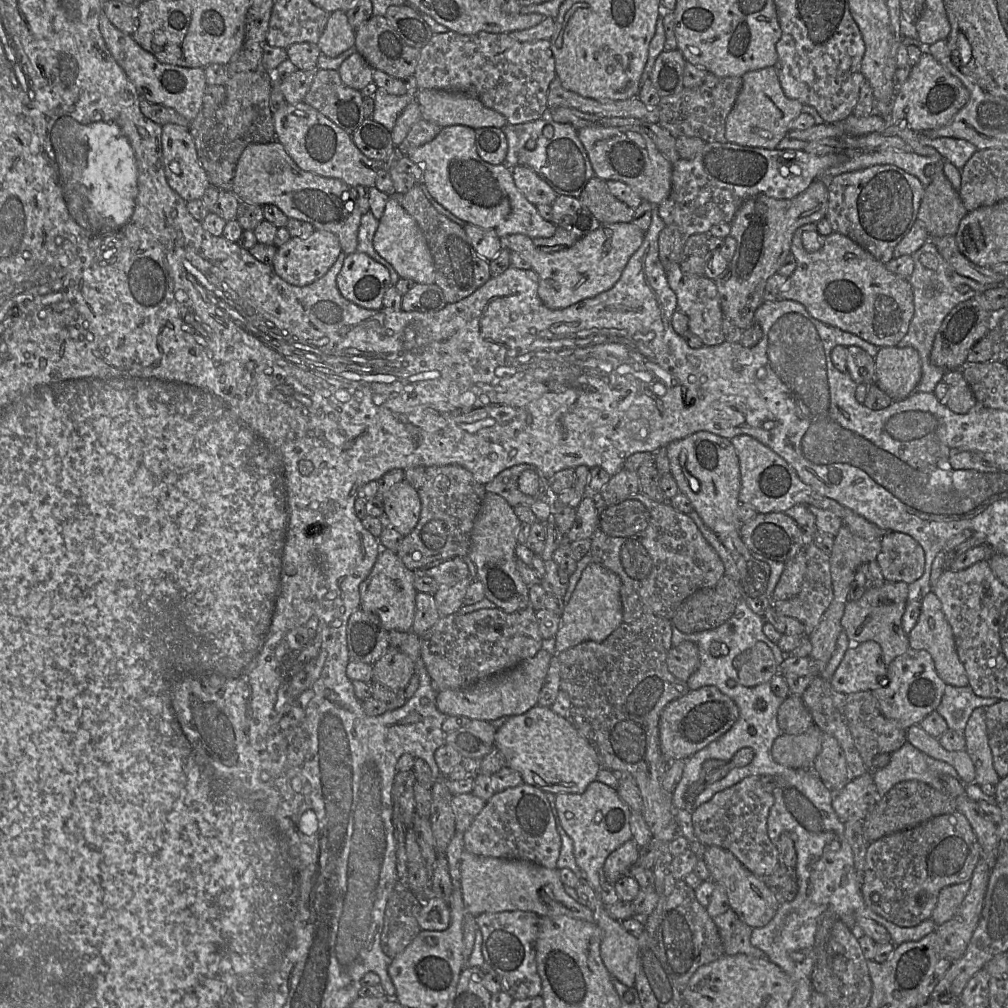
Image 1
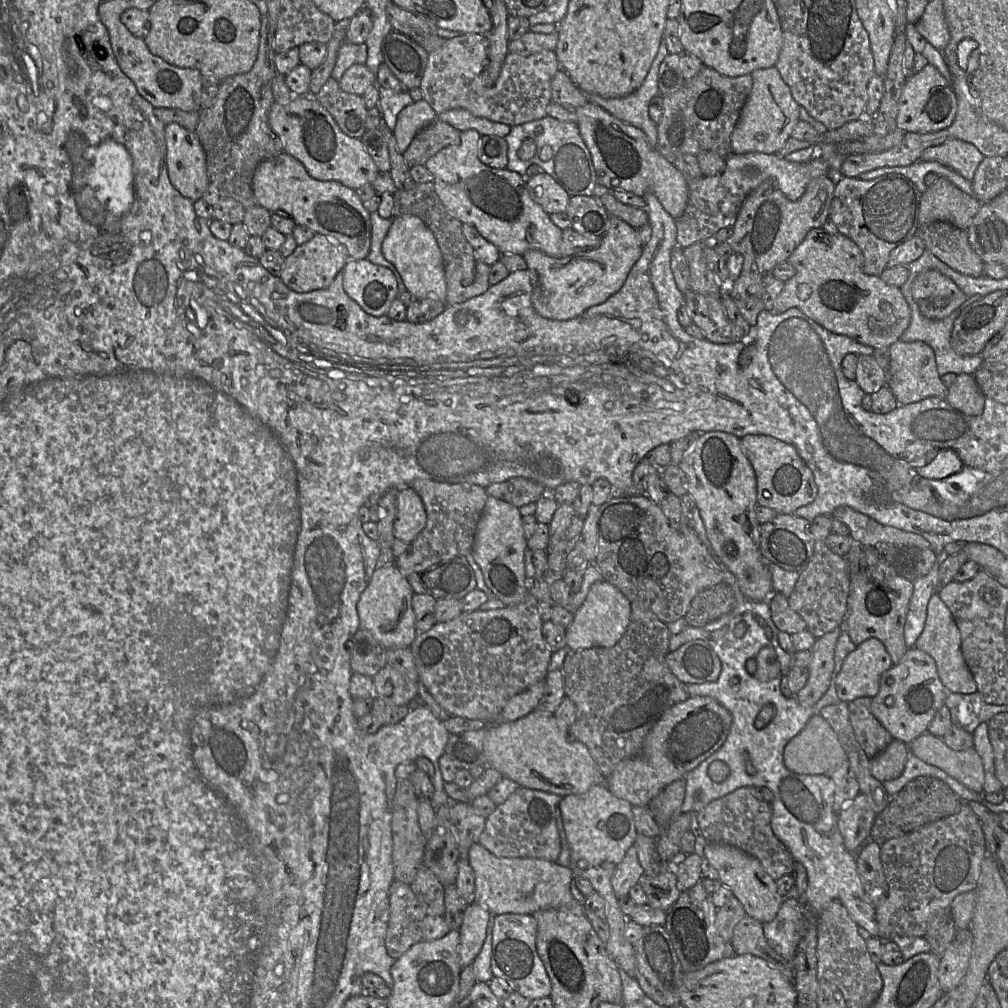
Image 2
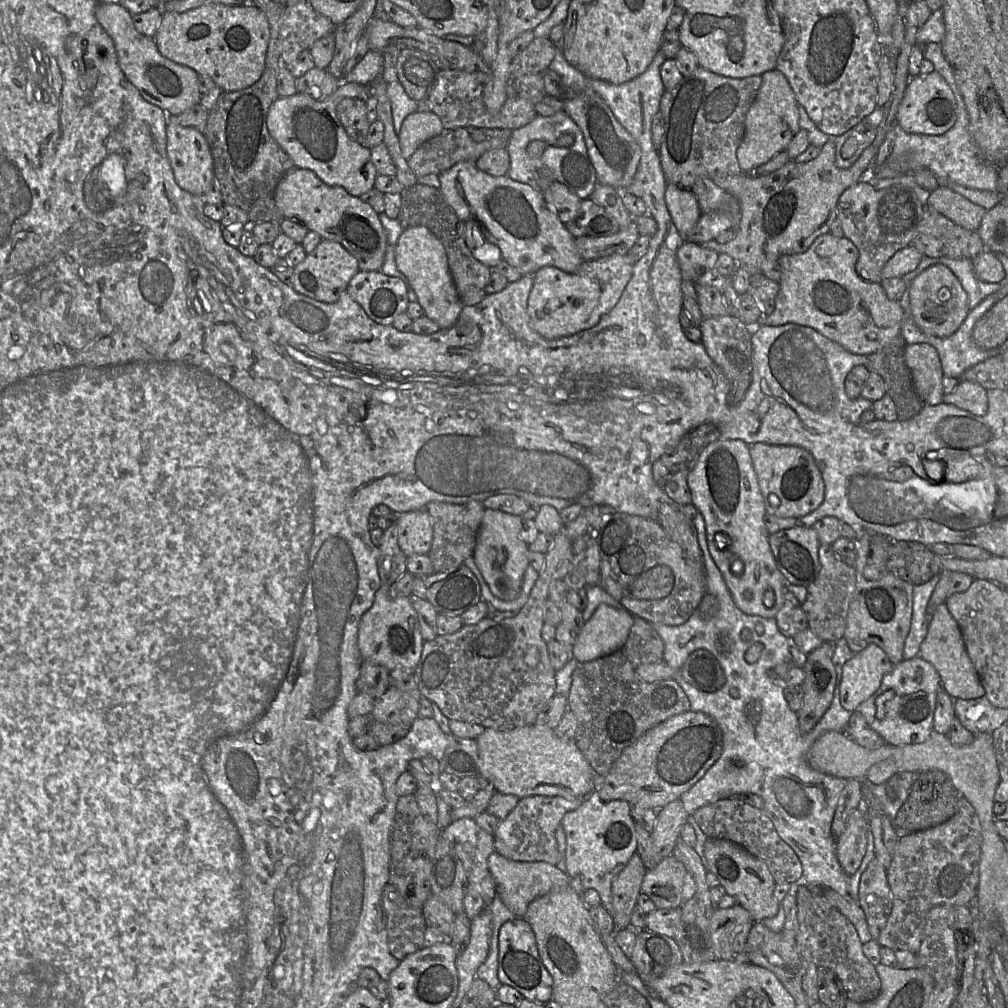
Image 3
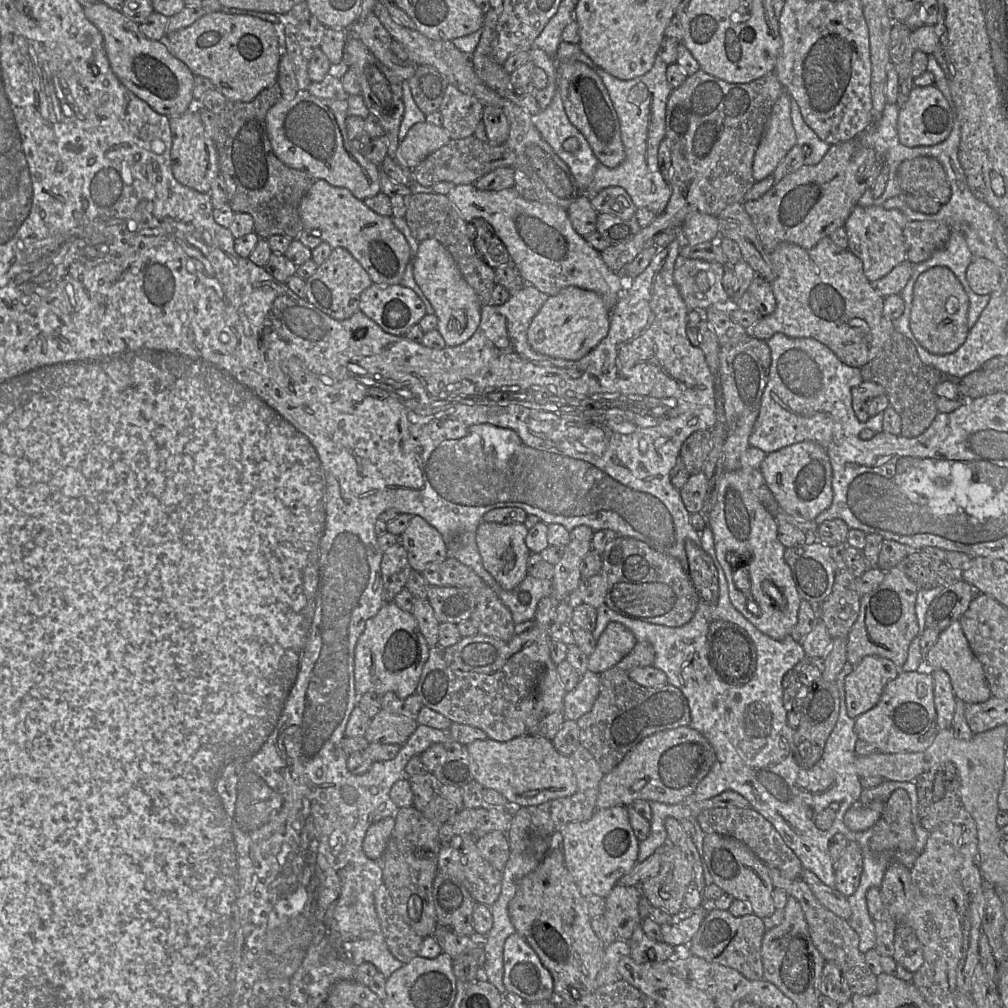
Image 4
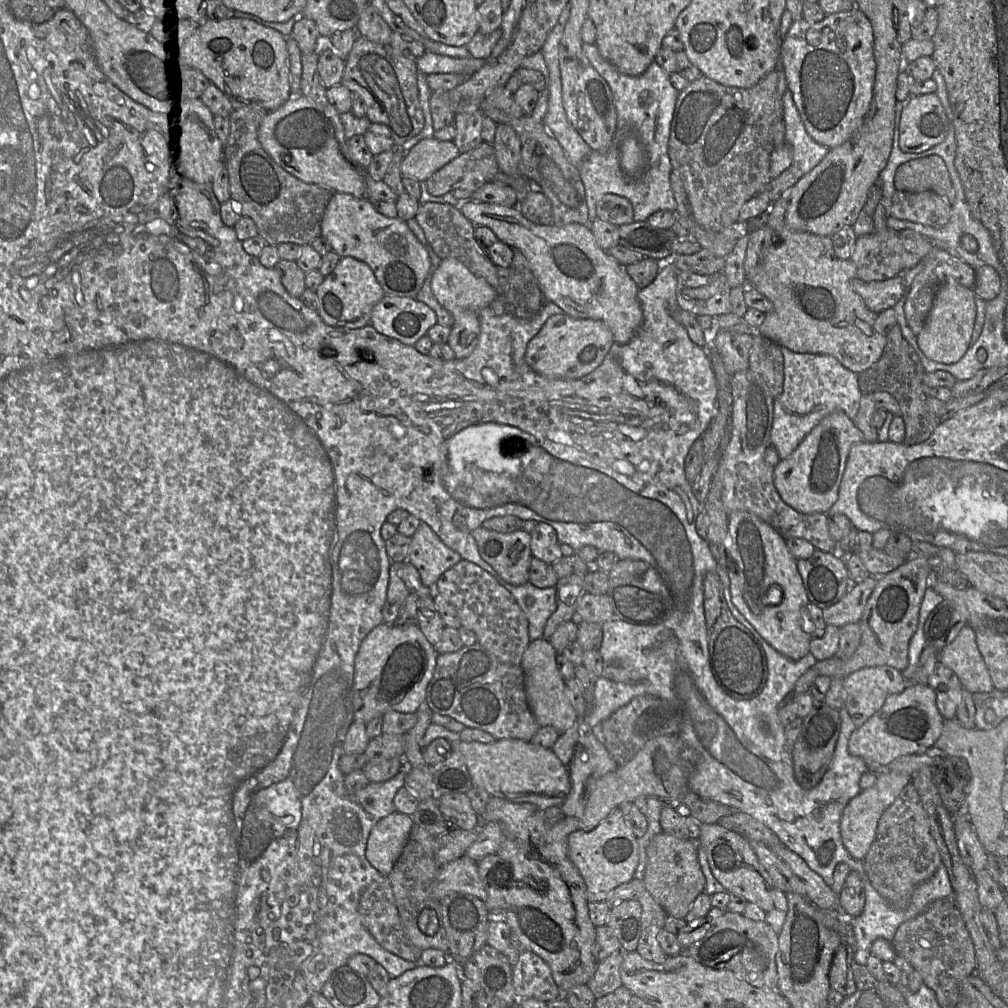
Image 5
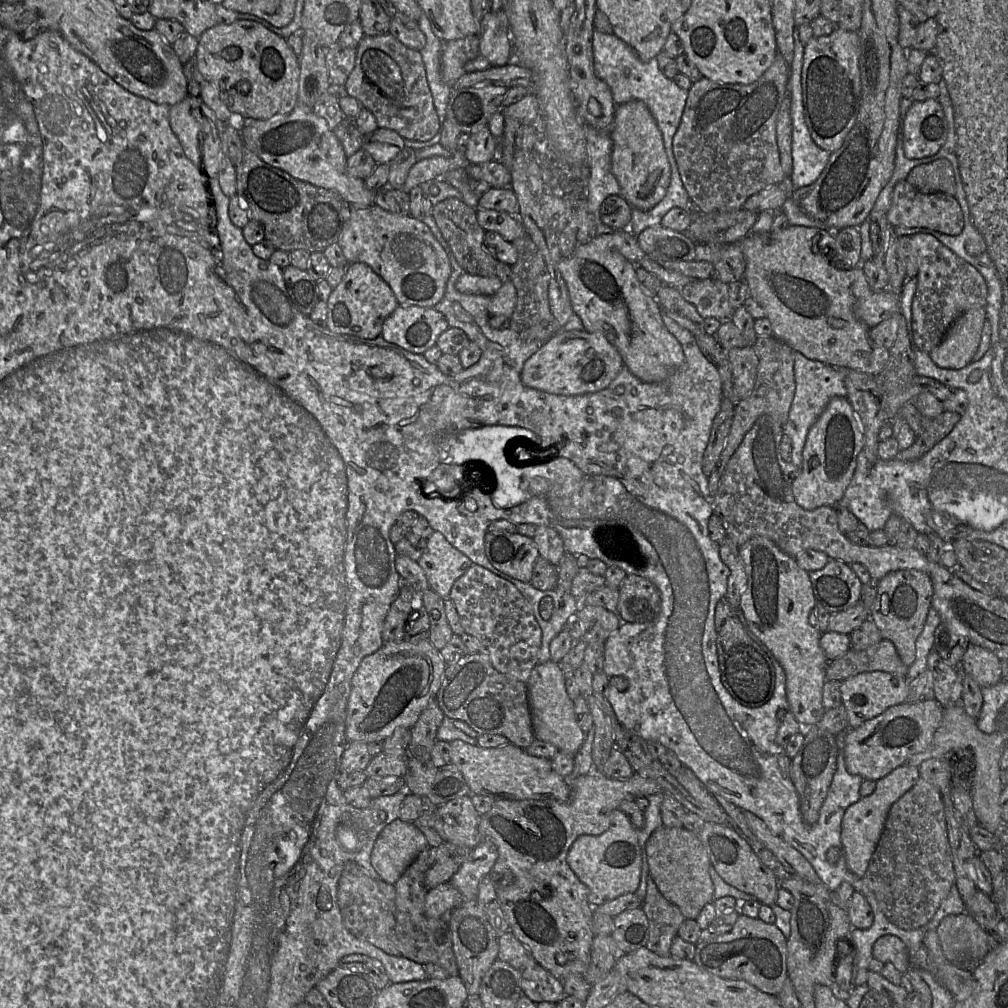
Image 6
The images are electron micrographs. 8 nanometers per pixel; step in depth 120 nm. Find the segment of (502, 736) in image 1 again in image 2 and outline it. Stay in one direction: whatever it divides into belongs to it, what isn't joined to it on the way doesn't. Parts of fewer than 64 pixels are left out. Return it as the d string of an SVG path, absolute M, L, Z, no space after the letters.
M538 709L515 721L487 725L484 762L520 787L561 797L584 794L603 777L588 748L570 735L568 727L555 714Z

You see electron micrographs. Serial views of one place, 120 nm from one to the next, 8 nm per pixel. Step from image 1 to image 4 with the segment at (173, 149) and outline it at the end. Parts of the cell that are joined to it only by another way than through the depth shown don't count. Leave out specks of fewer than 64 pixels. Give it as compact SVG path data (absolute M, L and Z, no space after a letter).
M193 107L179 116L169 117L169 123L172 135L171 164L175 179L200 193L209 193L213 180L219 175L219 161L215 143L204 130L199 108Z

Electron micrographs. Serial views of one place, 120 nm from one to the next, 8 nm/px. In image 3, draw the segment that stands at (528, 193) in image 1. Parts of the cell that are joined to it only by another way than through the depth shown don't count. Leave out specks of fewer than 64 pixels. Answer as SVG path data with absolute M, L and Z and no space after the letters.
M553 181L542 193L548 206L564 224L576 221L582 200L576 194L558 181Z

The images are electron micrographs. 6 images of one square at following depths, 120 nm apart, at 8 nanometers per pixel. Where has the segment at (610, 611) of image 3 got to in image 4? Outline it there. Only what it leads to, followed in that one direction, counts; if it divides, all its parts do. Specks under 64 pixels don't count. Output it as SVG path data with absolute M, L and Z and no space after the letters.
M618 622L609 623L597 640L594 652L588 656L588 670L600 674L612 668L631 652L636 642L633 633L625 626Z

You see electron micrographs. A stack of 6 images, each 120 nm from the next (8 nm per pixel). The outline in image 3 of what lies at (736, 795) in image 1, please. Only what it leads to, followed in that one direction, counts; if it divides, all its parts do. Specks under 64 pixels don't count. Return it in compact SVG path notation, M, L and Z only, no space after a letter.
M728 797L697 809L693 817L708 838L721 838L732 841L761 859L767 865L777 884L798 884L803 882L802 864L798 856L780 838L772 821L761 809Z

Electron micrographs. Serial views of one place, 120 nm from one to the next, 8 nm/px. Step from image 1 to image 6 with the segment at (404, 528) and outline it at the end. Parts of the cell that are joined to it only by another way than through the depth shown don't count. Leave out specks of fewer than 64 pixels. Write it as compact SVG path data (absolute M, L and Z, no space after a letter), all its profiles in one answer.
M439 531L427 539L427 546L418 564L423 569L429 588L443 600L449 599L454 582L461 577L473 562L455 548Z

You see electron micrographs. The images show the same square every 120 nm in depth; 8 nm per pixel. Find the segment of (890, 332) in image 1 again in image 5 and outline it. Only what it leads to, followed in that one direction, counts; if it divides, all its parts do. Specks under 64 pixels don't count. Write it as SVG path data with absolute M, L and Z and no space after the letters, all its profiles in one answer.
M802 231L779 232L777 243L767 249L762 263L753 271L751 278L751 286L773 303L773 311L766 314L755 332L797 353L830 355L856 374L866 371L881 358L887 336L874 330L877 315L866 307L853 290L852 282L856 278L855 265L850 259L836 256L831 237Z

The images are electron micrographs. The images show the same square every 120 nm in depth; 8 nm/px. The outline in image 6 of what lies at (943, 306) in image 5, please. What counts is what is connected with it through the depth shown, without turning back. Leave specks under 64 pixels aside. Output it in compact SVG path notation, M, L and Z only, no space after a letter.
M984 307L962 313L949 327L944 338L930 353L940 368L959 370L971 363L981 340L985 321Z

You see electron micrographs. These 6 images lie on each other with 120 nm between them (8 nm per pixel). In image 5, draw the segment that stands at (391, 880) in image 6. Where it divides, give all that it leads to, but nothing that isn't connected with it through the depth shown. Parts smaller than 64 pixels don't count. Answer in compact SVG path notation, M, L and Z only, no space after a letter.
M393 812L372 828L365 849L369 864L387 877L399 859L414 825L412 817Z

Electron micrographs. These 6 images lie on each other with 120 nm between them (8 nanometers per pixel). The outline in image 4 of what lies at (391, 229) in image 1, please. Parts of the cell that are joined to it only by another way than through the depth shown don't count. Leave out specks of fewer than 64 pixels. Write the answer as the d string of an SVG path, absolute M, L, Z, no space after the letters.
M425 239L419 242L411 266L417 285L434 309L438 320L437 330L446 345L454 347L468 341L479 326L483 305L462 276L450 252L436 239Z

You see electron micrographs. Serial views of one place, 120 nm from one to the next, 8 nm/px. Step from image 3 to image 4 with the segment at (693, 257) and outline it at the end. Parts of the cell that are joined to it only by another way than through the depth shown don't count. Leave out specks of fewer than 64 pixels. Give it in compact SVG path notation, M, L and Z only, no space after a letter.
M677 256L674 282L689 311L732 307L722 284L723 273L724 266L720 263Z

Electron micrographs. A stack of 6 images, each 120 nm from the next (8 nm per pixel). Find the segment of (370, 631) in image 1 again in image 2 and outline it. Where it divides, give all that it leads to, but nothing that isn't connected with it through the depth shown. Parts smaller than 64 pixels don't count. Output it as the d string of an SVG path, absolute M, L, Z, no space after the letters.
M362 627L348 640L347 648L352 673L373 678L387 664L387 649Z

